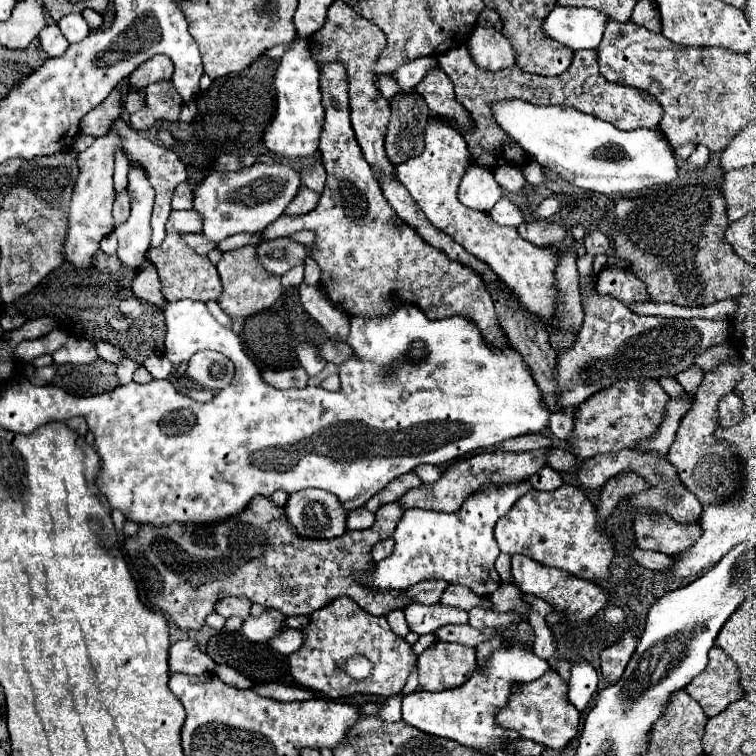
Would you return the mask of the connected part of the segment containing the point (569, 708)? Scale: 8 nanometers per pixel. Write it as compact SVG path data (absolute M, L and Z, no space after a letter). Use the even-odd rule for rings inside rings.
M546 671L540 679L532 683L520 683L518 689L512 691L510 703L498 713L498 723L502 727L516 729L522 737L536 741L548 749L562 751L570 739L576 737L580 723L580 711L568 701L566 693L568 685L562 681L562 677L556 671Z

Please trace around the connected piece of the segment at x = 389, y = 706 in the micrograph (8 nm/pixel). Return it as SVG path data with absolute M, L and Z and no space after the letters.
M400 693L390 697L378 717L384 719L384 721L398 721L400 719L400 703L402 703L402 695Z

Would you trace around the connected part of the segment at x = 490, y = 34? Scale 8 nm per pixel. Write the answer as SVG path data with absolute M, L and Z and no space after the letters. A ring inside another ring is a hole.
M476 27L468 39L468 49L476 65L488 71L500 71L516 63L510 41L496 29Z

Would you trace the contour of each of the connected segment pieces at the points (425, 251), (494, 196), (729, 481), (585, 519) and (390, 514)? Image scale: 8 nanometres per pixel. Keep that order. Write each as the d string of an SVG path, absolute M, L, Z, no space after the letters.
M330 63L322 69L320 89L326 109L320 153L328 173L320 203L302 217L278 217L278 221L272 221L260 233L262 241L292 235L300 229L312 229L316 233L313 244L318 251L312 251L311 257L322 269L320 289L348 315L390 313L390 295L396 295L402 301L418 305L428 319L444 319L456 313L474 319L488 343L498 347L506 345L506 333L498 325L494 303L482 277L430 247L412 227L400 221L386 203L350 125L348 83L340 63Z
M470 165L460 181L458 199L470 209L476 211L490 211L500 199L504 197L504 189L496 185L492 171Z
M702 381L702 385L698 387L698 391L696 391L696 395L694 395L694 407L692 407L690 413L686 413L686 417L682 419L682 425L678 427L674 445L672 445L670 451L668 451L668 459L676 465L682 483L698 497L698 501L700 501L702 505L726 501L732 493L736 493L736 489L740 489L740 487L738 487L740 465L734 461L736 457L734 457L734 453L728 449L728 445L726 445L726 443L718 443L718 441L714 439L714 429L716 429L716 427L718 427L718 411L716 411L714 391L712 391L712 387L704 387L704 381Z
M562 485L556 491L530 491L520 497L514 507L498 519L494 527L498 549L506 555L526 555L540 565L562 569L578 579L600 583L610 579L612 559L616 555L614 537L598 529L596 505L582 487Z
M254 497L254 501L250 501L244 513L216 527L192 527L192 525L182 527L178 523L168 525L168 527L140 525L136 539L134 537L126 539L124 547L130 555L130 561L142 585L142 591L148 593L152 603L158 605L162 611L166 611L180 629L200 629L204 625L206 615L214 611L214 603L230 595L248 597L252 603L278 609L286 615L310 615L326 607L336 597L348 595L368 613L388 615L394 609L404 609L406 591L370 593L366 585L358 585L358 579L354 577L354 573L368 573L374 567L370 549L378 541L392 537L398 521L402 519L402 513L404 509L398 502L386 503L376 511L376 523L372 529L346 531L344 535L336 539L308 539L294 533L294 527L286 521L284 507L278 507L270 497Z

